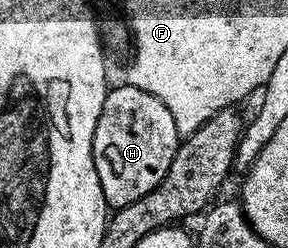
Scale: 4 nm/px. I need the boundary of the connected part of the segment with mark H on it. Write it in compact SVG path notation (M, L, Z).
M122 85L123 87L112 86L108 90L105 97L105 105L101 105L101 115L97 117L97 127L93 129L93 165L97 169L97 181L101 181L101 193L105 193L105 201L108 208L118 209L129 205L133 201L137 201L137 197L145 197L145 193L149 193L149 189L153 189L165 177L165 173L169 173L169 165L173 165L173 157L177 153L181 142L181 136L173 121L173 113L169 113L169 109L165 109L165 105L161 105L161 101L157 101L157 97L153 97L149 93L145 93L141 89L130 85Z

